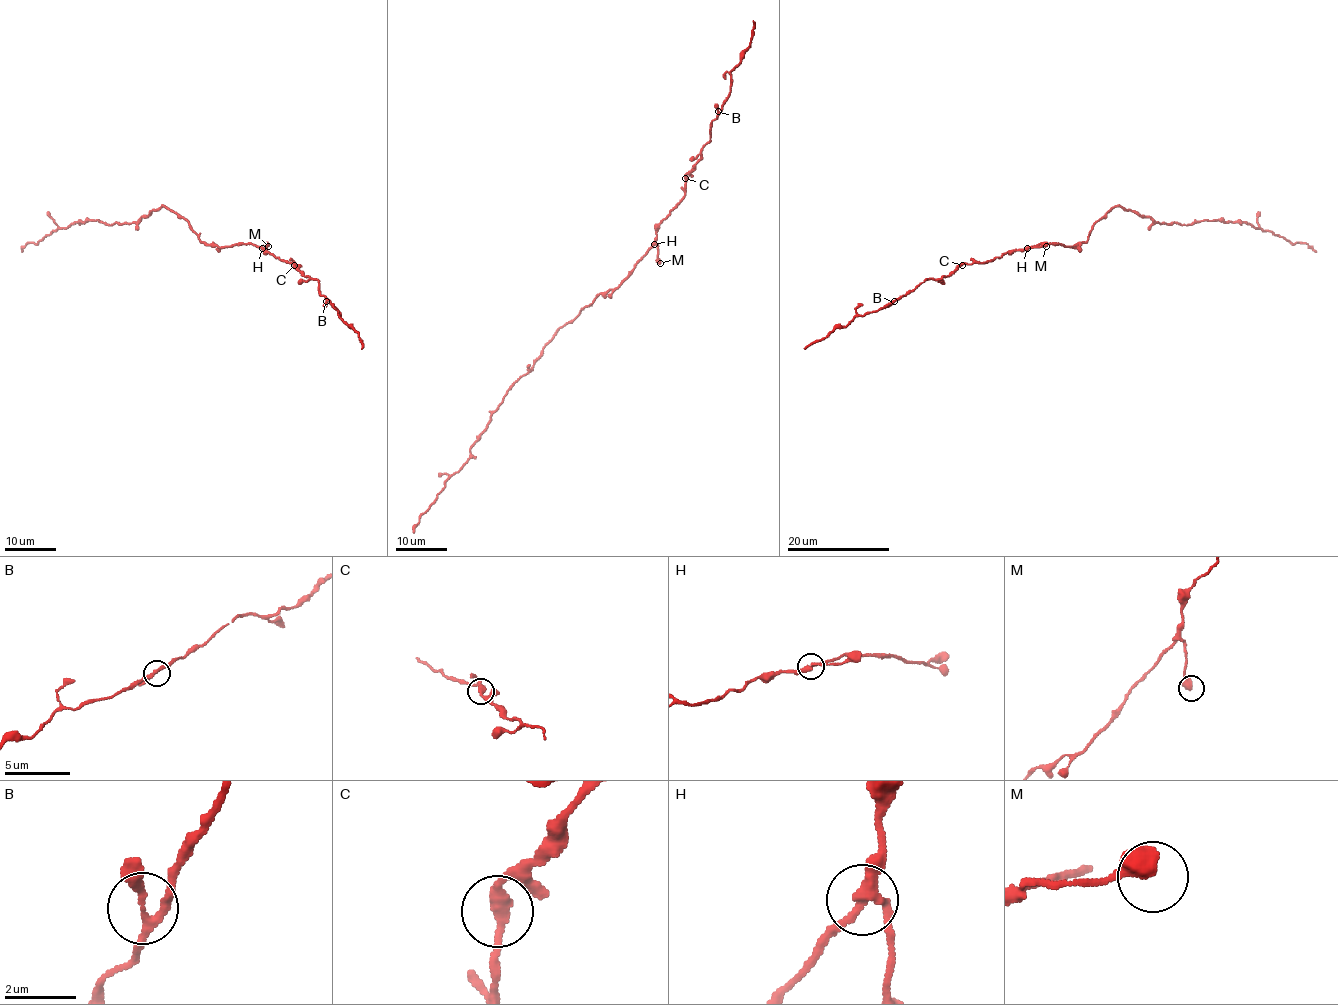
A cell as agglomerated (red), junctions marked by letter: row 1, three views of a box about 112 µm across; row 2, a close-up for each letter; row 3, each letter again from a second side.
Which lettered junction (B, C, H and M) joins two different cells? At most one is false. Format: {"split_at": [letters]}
{"split_at": []}

